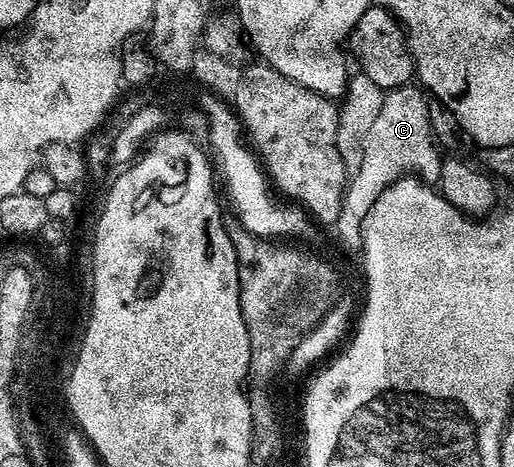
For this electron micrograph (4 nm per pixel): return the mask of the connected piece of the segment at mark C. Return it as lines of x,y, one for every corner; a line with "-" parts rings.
410,83
391,88
385,94
382,108
366,138
360,170
347,182
346,192
342,196
340,217
334,222
334,229
341,241
354,251
359,250
362,245
364,217
384,189
411,173
432,183
440,178
443,158
434,145
432,115
427,100
429,101
429,98
425,92

